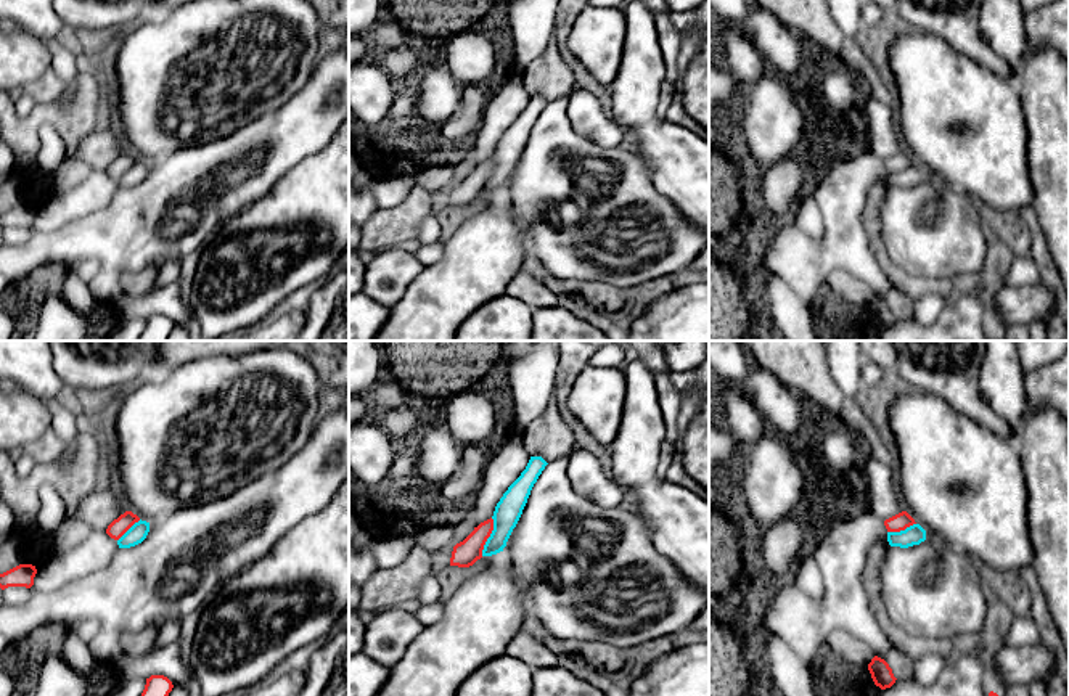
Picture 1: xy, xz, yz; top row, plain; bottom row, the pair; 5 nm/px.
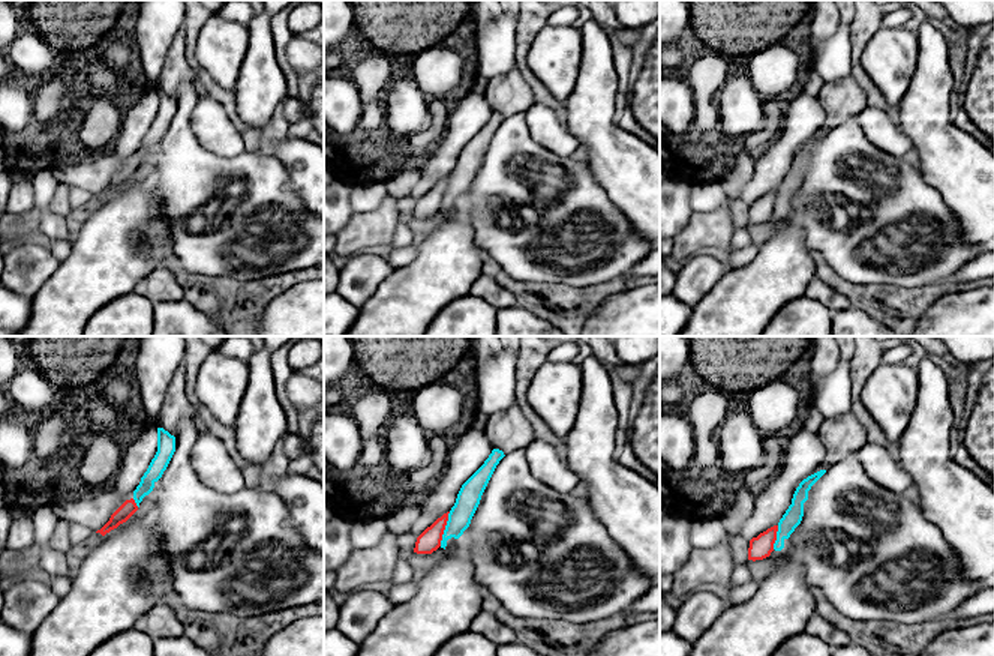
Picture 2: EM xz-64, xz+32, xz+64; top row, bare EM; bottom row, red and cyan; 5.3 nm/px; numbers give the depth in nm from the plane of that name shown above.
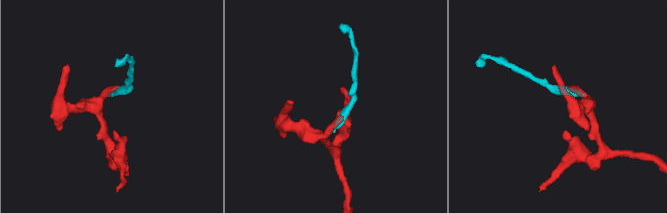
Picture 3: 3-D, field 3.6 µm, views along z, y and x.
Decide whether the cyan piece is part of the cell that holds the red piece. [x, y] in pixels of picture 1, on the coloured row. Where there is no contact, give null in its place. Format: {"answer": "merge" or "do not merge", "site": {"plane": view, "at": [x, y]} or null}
{"answer": "do not merge", "site": {"plane": "xz", "at": [489, 536]}}

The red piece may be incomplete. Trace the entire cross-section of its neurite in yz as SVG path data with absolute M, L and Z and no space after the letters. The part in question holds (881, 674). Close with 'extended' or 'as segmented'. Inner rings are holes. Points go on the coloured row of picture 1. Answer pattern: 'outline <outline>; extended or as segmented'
outline M878 656L871 659L871 662L868 664L868 670L871 673L874 685L881 690L891 688L897 680L889 664Z; as segmented

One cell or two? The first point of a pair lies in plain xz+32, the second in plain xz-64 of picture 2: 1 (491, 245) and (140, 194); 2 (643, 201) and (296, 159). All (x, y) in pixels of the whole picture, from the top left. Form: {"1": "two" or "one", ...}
{"1": "two", "2": "one"}

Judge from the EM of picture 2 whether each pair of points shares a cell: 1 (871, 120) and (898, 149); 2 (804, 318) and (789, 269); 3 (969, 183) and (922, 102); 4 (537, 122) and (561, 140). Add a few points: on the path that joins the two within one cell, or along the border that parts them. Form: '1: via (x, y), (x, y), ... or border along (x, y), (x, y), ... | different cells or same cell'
1: via (879, 128), (892, 141) | same cell
2: border along (802, 294), (787, 302), (769, 320) | different cells
3: via (955, 164), (939, 147), (927, 122) | same cell
4: via (543, 126), (555, 137) | same cell

